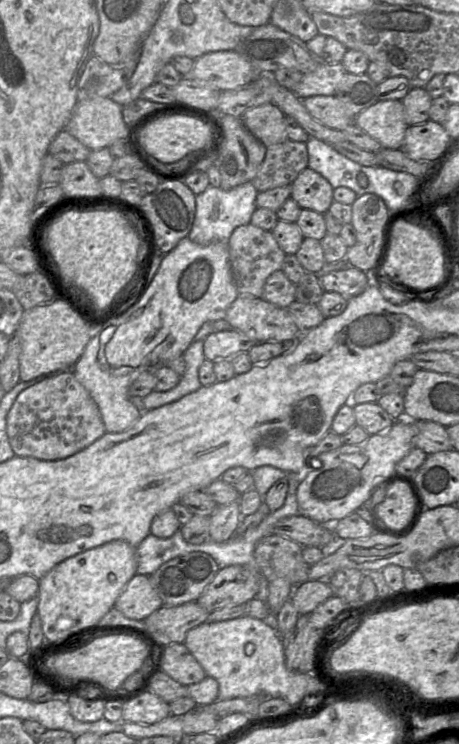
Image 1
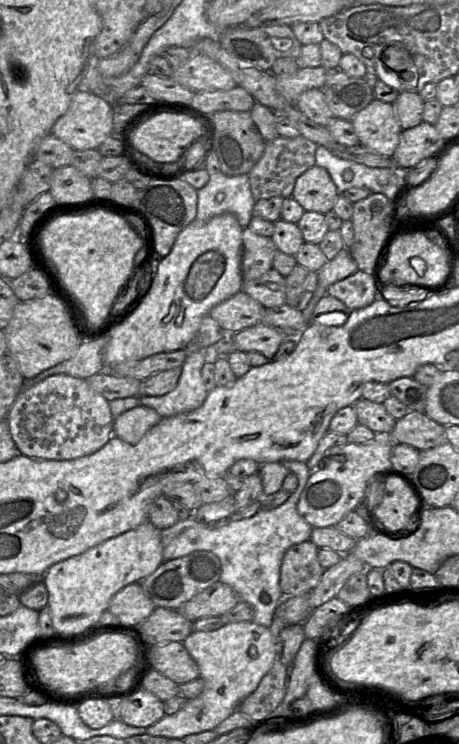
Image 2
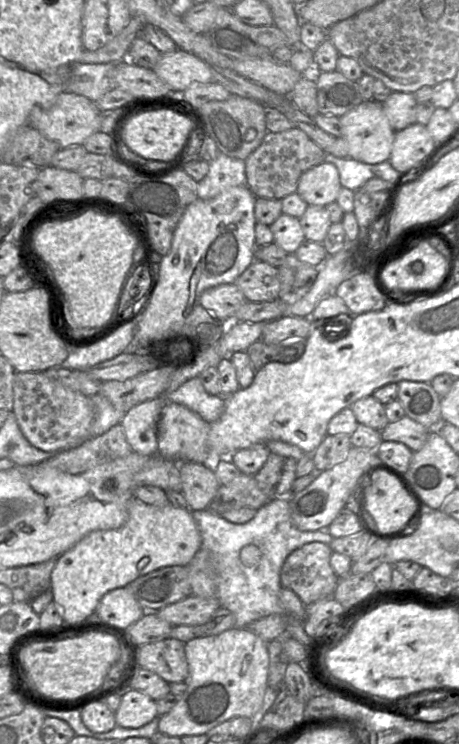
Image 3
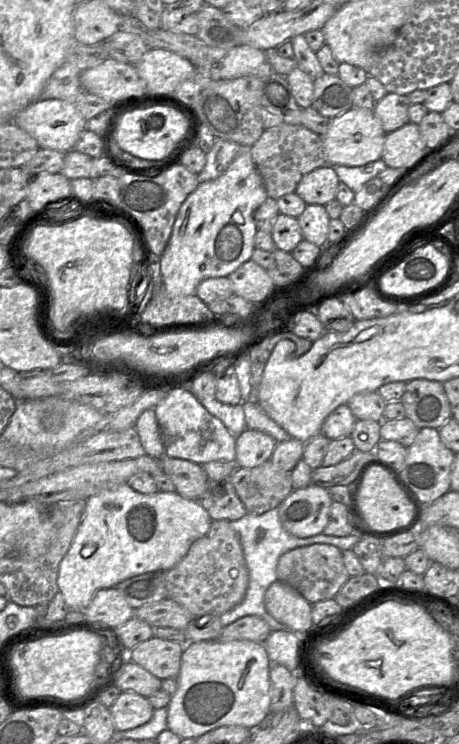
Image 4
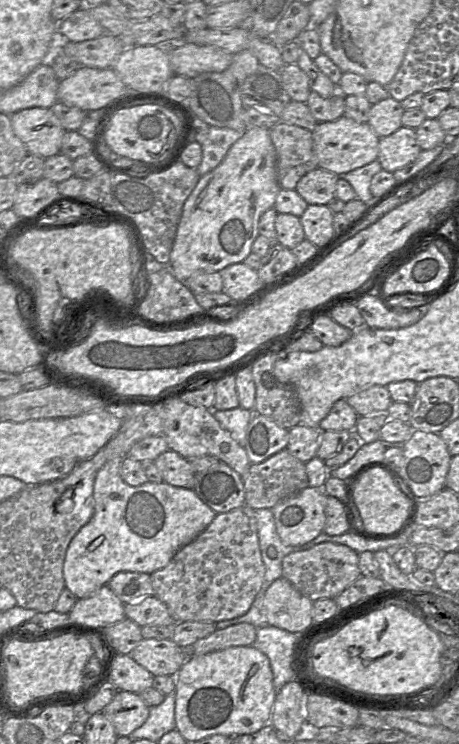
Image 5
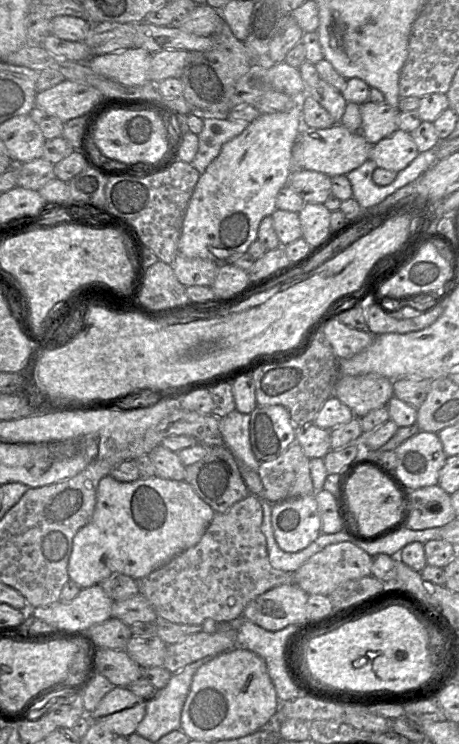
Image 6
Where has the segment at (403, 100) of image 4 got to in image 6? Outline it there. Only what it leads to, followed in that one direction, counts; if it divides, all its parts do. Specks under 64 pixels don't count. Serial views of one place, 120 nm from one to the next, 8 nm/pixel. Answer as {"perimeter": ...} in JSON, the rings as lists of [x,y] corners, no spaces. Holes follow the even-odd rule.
{"perimeter":[[[365,102],[360,105],[362,116],[361,133],[370,144],[390,136],[399,129],[398,108],[384,104]]]}

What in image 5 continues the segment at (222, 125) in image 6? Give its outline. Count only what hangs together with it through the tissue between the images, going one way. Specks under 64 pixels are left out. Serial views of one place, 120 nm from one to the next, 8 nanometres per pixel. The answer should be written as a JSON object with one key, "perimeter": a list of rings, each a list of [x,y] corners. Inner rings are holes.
{"perimeter":[[[210,126],[208,137],[202,144],[202,161],[196,168],[199,176],[215,169],[224,159],[230,147],[239,140],[244,131]]]}

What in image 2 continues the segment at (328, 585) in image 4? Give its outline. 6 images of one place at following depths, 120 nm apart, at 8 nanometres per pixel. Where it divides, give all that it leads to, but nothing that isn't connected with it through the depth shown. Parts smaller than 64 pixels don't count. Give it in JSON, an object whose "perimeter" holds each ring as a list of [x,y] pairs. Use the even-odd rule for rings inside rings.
{"perimeter":[[[310,540],[295,544],[286,550],[279,577],[284,597],[309,594],[319,583],[325,569],[318,561],[318,550]]]}

